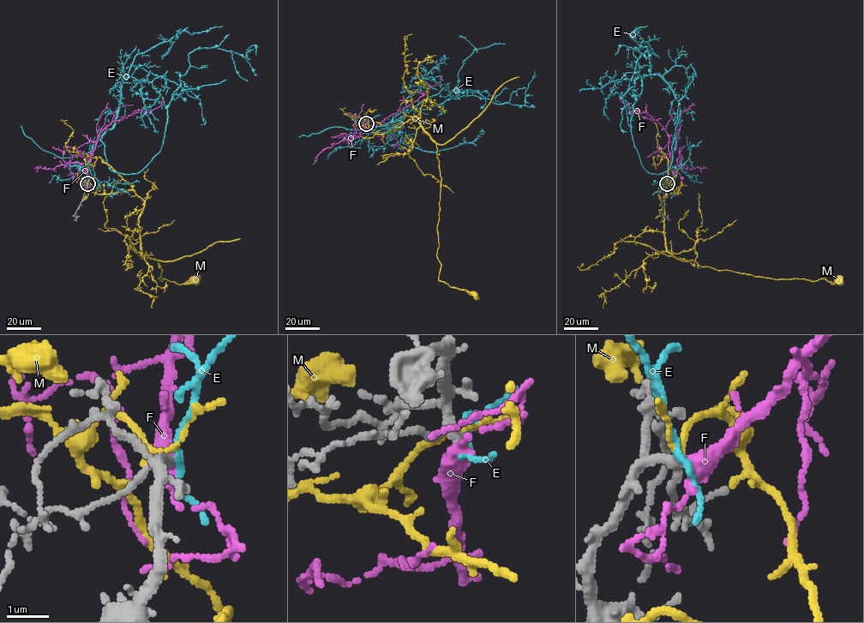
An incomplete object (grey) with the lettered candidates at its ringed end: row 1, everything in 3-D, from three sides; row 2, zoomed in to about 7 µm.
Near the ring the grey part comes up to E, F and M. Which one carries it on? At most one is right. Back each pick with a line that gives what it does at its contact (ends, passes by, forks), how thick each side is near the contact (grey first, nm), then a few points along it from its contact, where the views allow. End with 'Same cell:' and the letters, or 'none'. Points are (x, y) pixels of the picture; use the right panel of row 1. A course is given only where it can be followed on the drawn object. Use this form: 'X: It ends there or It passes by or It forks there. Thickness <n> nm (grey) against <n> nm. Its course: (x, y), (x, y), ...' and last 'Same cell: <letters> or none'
F: It passes by. Thickness 170 nm (grey) against 360 nm. Its course: (666, 183), (673, 177), (668, 135), (656, 121), (644, 112), (630, 110), (619, 98)
Same cell: F

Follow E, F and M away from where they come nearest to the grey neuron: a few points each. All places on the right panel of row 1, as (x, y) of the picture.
E: (666, 183), (674, 140), (670, 168), (649, 173), (631, 131), (633, 51), (647, 49), (614, 55)
F: (666, 183), (673, 177), (668, 135), (656, 121), (644, 112), (630, 110), (619, 98)
M: (666, 182), (677, 194), (662, 190), (665, 248), (674, 257), (755, 276), (836, 281)

